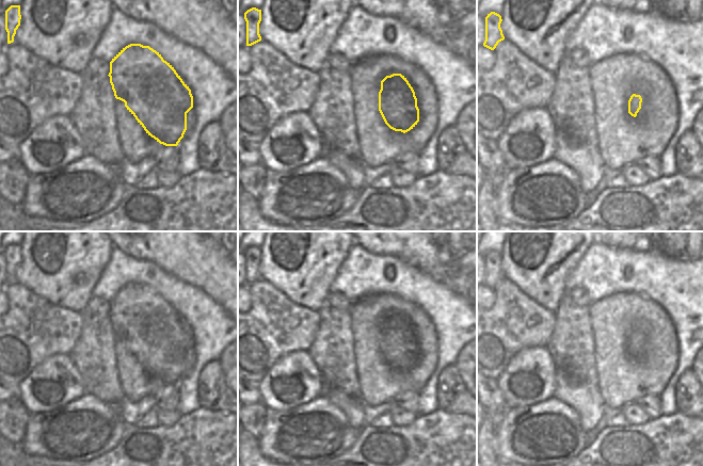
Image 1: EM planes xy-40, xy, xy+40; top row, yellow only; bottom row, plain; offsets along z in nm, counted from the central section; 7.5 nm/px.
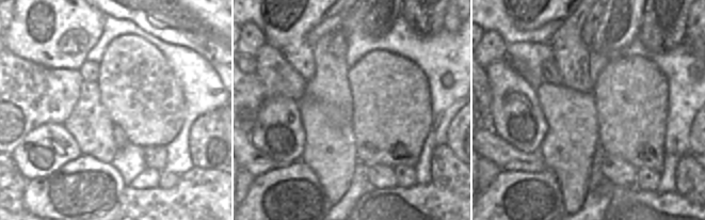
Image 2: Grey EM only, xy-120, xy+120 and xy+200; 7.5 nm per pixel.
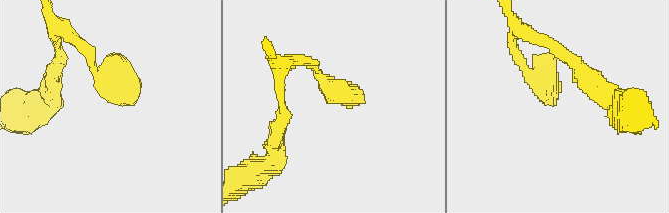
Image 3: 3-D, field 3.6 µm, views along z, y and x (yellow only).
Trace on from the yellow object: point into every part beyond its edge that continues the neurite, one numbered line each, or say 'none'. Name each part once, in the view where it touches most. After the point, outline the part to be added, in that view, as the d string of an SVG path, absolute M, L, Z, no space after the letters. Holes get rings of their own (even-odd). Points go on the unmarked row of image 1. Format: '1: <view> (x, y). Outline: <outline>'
none.

